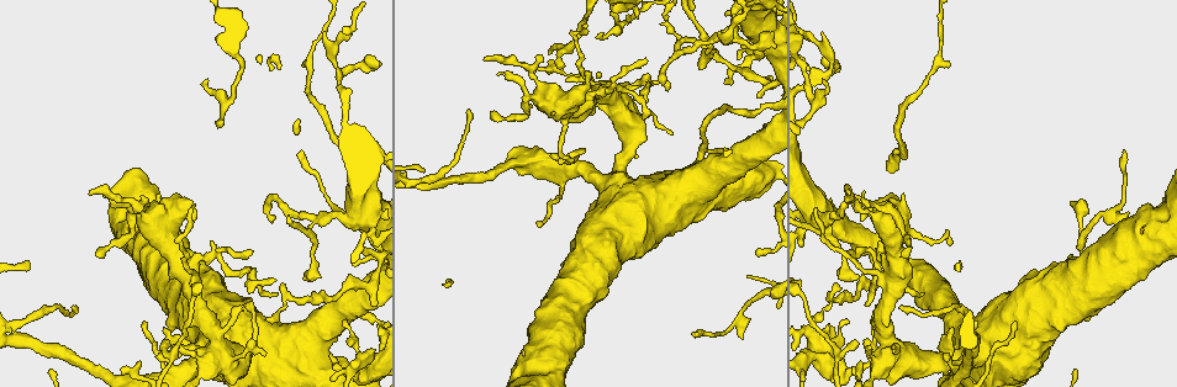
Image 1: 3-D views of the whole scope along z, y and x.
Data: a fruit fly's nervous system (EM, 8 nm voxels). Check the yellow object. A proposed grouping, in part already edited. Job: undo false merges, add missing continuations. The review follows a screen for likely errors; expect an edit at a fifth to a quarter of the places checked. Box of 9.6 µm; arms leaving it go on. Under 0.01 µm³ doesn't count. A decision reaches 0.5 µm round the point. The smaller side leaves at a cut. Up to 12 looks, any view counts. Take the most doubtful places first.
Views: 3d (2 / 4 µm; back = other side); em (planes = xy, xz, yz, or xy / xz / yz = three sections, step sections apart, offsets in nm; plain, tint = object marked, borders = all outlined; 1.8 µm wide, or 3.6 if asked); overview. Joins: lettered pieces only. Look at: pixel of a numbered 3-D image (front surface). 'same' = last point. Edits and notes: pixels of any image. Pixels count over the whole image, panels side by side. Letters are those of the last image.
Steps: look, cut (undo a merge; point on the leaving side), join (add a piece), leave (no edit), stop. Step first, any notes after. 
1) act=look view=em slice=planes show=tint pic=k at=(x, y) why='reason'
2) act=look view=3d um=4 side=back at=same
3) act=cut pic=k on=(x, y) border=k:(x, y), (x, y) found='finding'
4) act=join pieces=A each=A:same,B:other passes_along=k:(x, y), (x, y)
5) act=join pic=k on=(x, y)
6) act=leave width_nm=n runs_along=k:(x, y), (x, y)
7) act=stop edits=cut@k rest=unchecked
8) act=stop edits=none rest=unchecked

act=look view=3d um=4 pic=1 at=(1027, 348) why='touches itself'

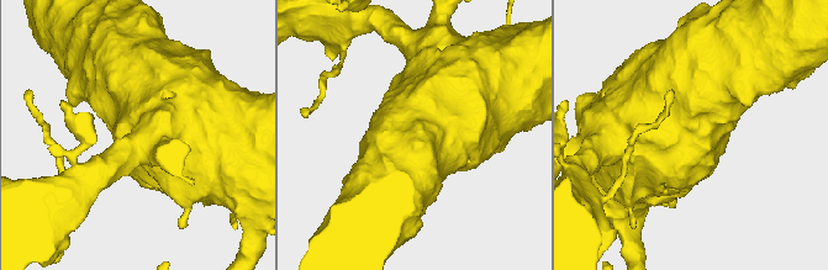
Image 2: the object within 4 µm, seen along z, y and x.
act=look view=em slice=planes show=tint pic=2 at=(690, 136)

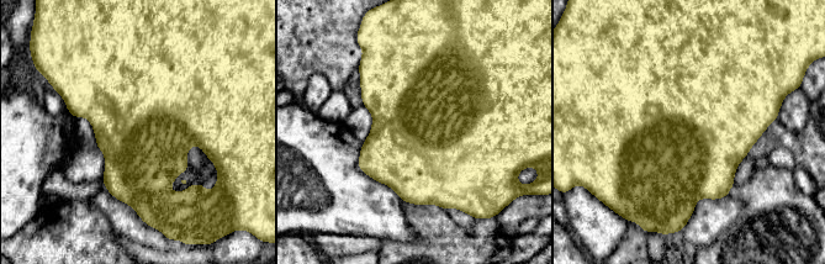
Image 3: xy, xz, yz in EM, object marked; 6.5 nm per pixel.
act=look view=em slice=planes show=borders at=same

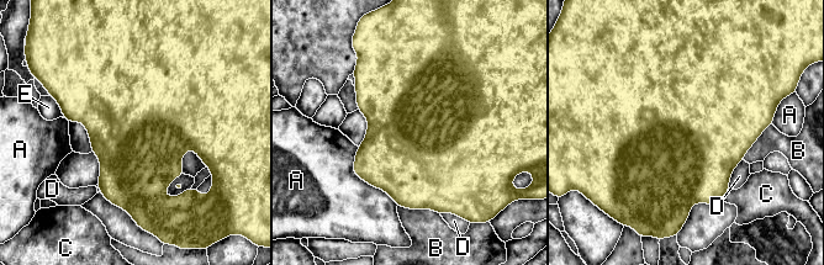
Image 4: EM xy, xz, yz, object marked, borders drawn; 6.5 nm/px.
act=leave each=A:other,B:other,C:other,D:other,E:other border=4:(358, 147), (353, 171), (397, 205) found='one cell here'

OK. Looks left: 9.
act=look view=3d um=2 side=back pic=1 at=(226, 104) why='abrupt turn'

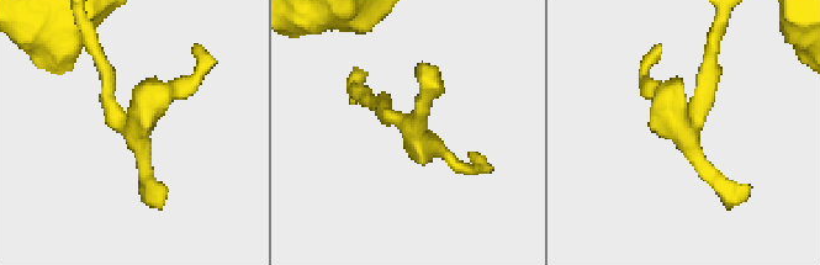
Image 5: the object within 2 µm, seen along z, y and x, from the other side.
act=look view=em slice=xz step=8 show=tint pic=5 at=(399, 121)

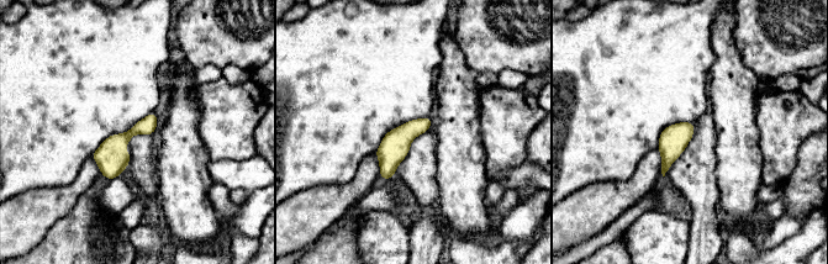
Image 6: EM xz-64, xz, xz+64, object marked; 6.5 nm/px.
act=look view=em slice=planes show=borders at=same

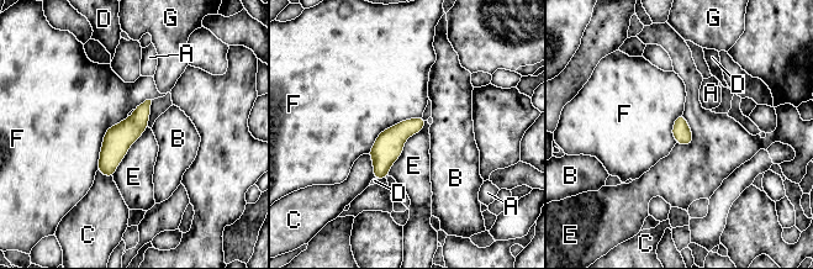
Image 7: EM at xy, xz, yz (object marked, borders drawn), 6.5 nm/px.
act=leave each=A:other,B:other,C:other,D:other,E:other,F:other,G:other border=7:(426, 121), (405, 142), (387, 175) found='one cell here'

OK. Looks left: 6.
act=look view=em slice=planes show=borders pic=1 at=(759, 250) why='an open end'

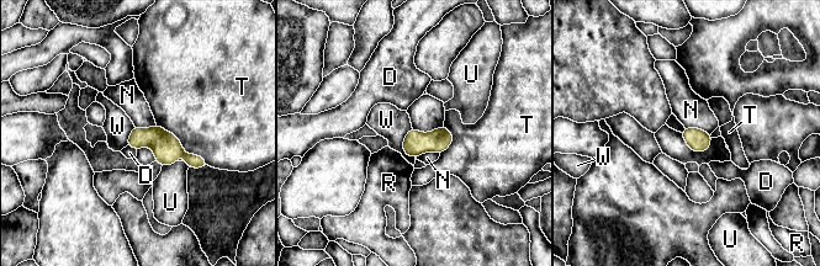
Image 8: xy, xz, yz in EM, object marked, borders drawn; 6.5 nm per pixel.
act=leave each=D:other,N:other,R:other,T:other,U:other,W:other border=8:(412, 128), (402, 150), (414, 159) found='none of them fits'

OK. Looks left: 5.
act=look view=em slice=planes show=borders pic=1 at=(19, 337) why='sharp bend'

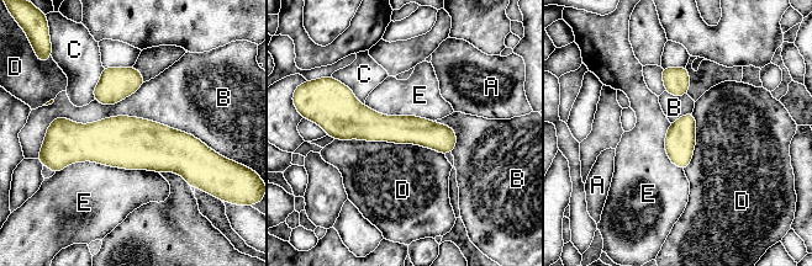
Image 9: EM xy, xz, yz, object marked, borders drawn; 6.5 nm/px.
act=leave each=A:other,B:other,C:other,D:other,E:other runs_along=9:(54, 123), (74, 142), (200, 148) found='all the same cell'

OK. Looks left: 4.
act=look view=em slice=xy step=4 show=tint pic=1 at=(305, 279) why='free end'

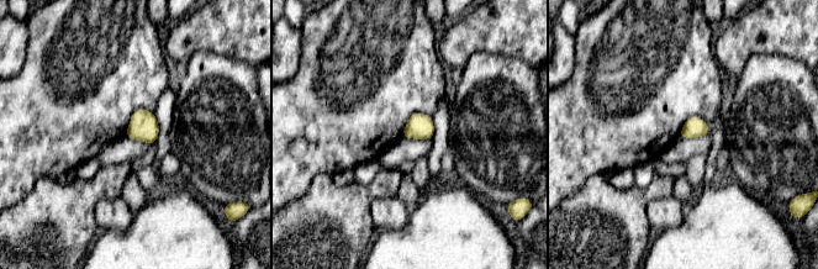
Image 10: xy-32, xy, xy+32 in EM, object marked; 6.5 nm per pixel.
act=look view=em slice=planes show=borders at=same why='cut it another way'

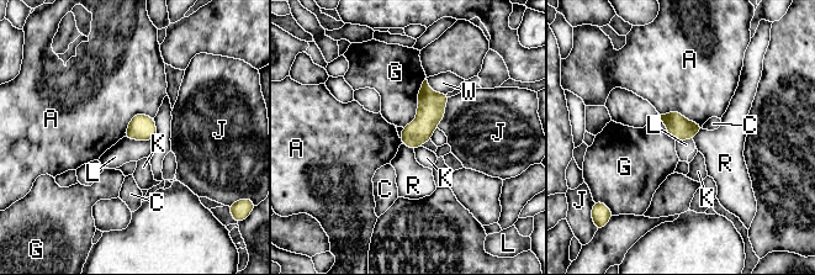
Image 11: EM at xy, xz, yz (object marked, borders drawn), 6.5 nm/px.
act=leave each=A:other,C:other,G:other,J:other,K:other,L:other,R:other,W:other border=11:(123, 137), (153, 141) found='no lettered piece goes on from it'

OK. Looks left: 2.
act=stop edits=none rest=unchecked

